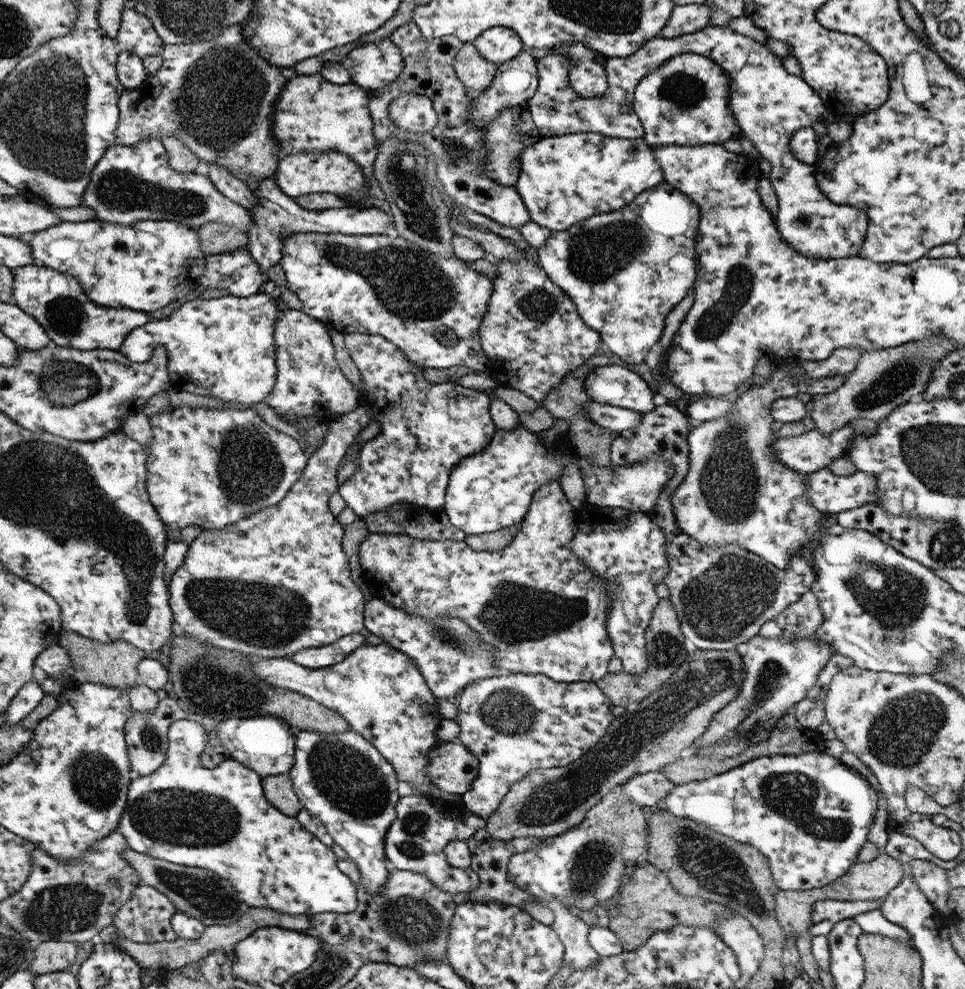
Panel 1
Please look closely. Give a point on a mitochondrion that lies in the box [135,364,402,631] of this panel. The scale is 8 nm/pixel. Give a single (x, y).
(250, 469)

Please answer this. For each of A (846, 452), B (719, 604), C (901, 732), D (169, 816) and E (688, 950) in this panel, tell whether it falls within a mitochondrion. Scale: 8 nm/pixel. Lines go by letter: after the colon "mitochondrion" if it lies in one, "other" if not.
A: other
B: mitochondrion
C: mitochondrion
D: mitochondrion
E: mitochondrion

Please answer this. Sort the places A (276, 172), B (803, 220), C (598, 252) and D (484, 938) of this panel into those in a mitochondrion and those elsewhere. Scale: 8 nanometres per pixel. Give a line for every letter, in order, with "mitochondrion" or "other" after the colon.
A: other
B: other
C: mitochondrion
D: other

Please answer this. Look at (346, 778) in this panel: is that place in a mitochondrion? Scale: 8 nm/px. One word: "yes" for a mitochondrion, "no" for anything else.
yes

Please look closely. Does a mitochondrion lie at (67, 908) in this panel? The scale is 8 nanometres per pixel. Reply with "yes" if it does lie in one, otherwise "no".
yes

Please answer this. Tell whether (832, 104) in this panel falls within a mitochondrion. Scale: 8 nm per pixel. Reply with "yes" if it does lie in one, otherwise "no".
no

